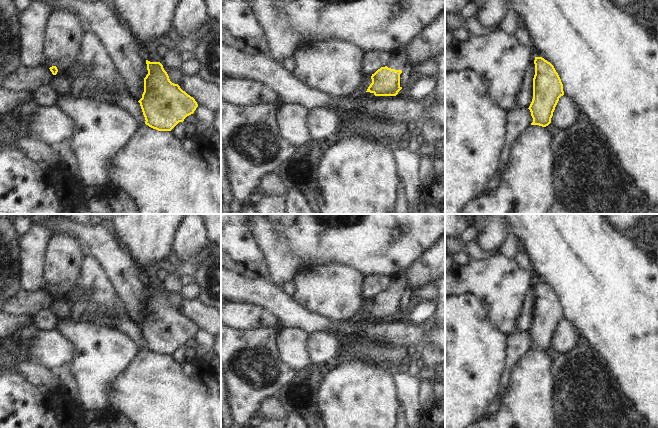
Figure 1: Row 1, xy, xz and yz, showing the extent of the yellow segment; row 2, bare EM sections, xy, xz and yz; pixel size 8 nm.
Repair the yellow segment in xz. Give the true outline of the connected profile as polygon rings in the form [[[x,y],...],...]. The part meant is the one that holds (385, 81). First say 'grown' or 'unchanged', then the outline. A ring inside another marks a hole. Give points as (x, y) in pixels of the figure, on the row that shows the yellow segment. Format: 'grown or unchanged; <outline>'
grown; [[[399,48],[391,51],[391,61],[372,74],[372,83],[366,92],[373,93],[375,96],[396,96],[402,89],[400,86],[400,74],[407,61],[405,51]]]

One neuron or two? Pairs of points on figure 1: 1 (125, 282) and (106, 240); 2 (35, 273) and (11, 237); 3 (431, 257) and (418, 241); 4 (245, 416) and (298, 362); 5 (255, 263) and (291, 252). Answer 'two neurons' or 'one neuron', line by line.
1: one neuron
2: two neurons
3: two neurons
4: two neurons
5: two neurons

